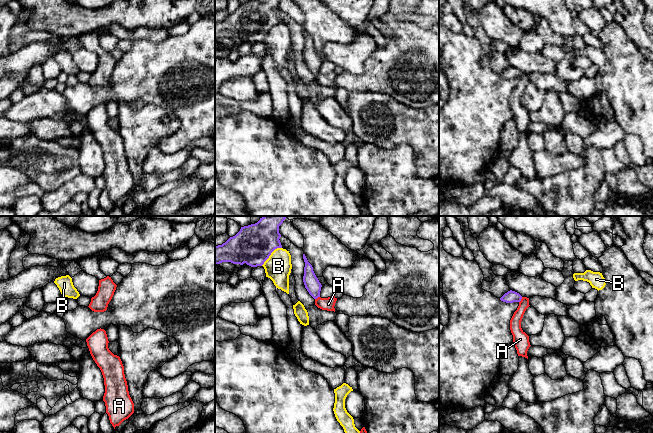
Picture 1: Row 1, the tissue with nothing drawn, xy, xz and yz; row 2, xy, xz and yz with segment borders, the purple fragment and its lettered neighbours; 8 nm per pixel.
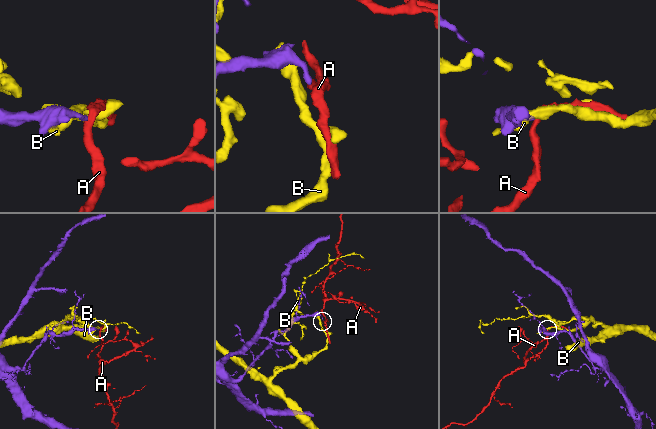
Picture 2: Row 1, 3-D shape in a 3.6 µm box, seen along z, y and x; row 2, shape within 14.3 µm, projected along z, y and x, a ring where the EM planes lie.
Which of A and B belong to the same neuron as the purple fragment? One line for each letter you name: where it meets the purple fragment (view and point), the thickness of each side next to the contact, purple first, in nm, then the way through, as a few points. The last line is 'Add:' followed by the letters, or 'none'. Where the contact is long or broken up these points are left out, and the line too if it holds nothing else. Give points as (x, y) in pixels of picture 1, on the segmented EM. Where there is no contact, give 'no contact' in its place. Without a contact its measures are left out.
Add: none

